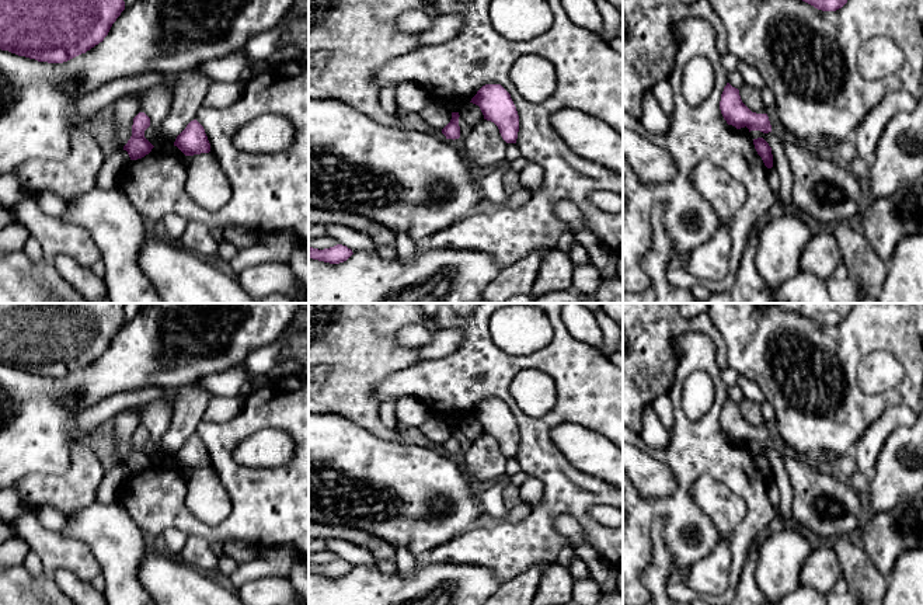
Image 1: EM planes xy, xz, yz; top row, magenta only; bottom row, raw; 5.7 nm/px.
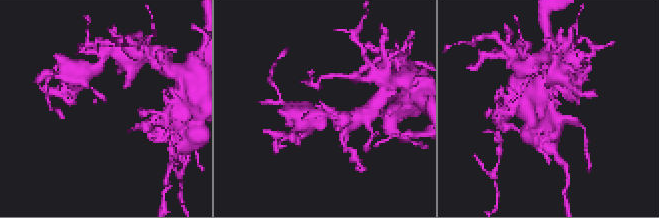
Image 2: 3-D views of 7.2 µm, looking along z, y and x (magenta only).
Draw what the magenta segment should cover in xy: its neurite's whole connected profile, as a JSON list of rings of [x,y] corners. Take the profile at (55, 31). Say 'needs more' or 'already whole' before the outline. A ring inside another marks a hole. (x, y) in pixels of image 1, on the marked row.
already whole; [[[0,0],[0,49],[63,63],[102,42],[123,10],[123,0]]]

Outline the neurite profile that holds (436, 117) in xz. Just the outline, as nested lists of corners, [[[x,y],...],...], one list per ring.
[[[431,101],[421,112],[419,117],[433,129],[442,131],[452,119],[452,112],[442,105]]]

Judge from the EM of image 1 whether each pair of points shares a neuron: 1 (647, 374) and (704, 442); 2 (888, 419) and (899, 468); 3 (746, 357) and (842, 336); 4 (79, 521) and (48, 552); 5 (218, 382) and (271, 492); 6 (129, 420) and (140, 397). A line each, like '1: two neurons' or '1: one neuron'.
1: two neurons
2: two neurons
3: one neuron
4: two neurons
5: two neurons
6: two neurons

